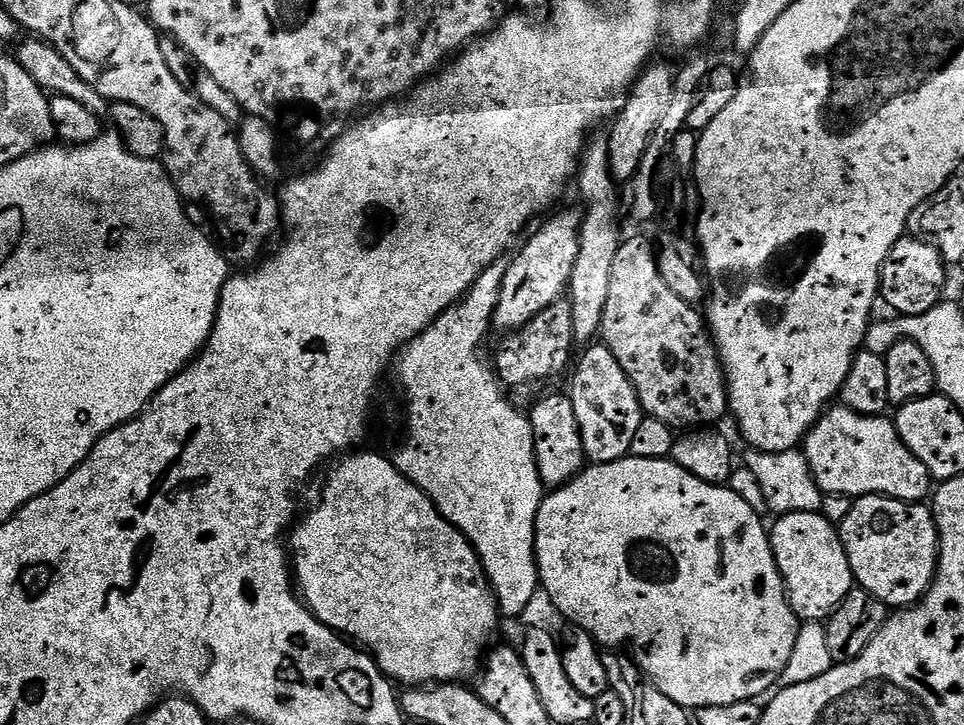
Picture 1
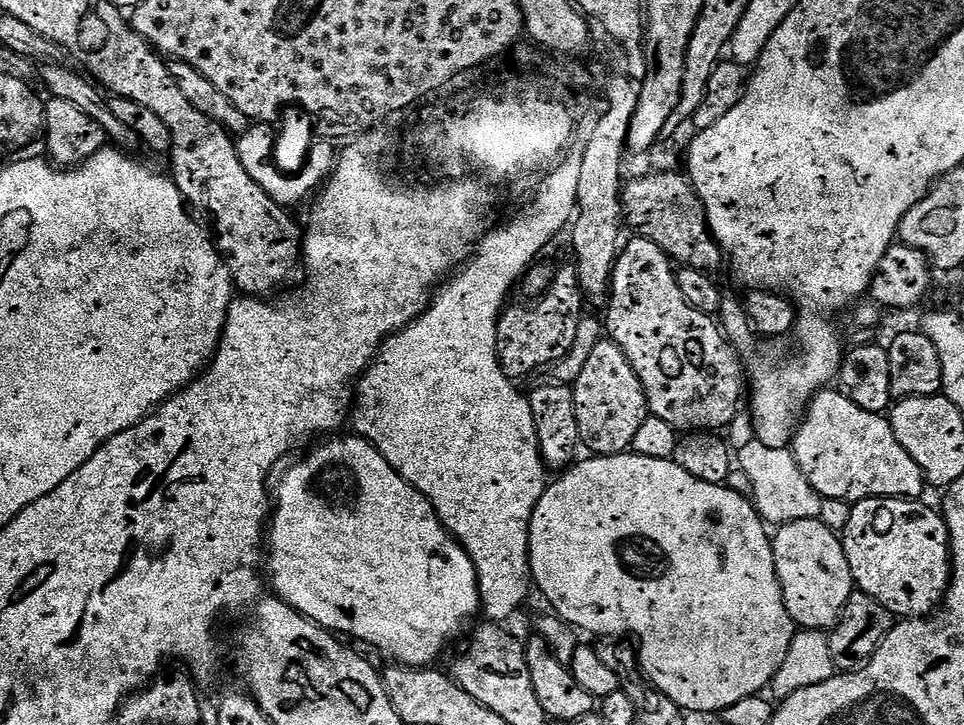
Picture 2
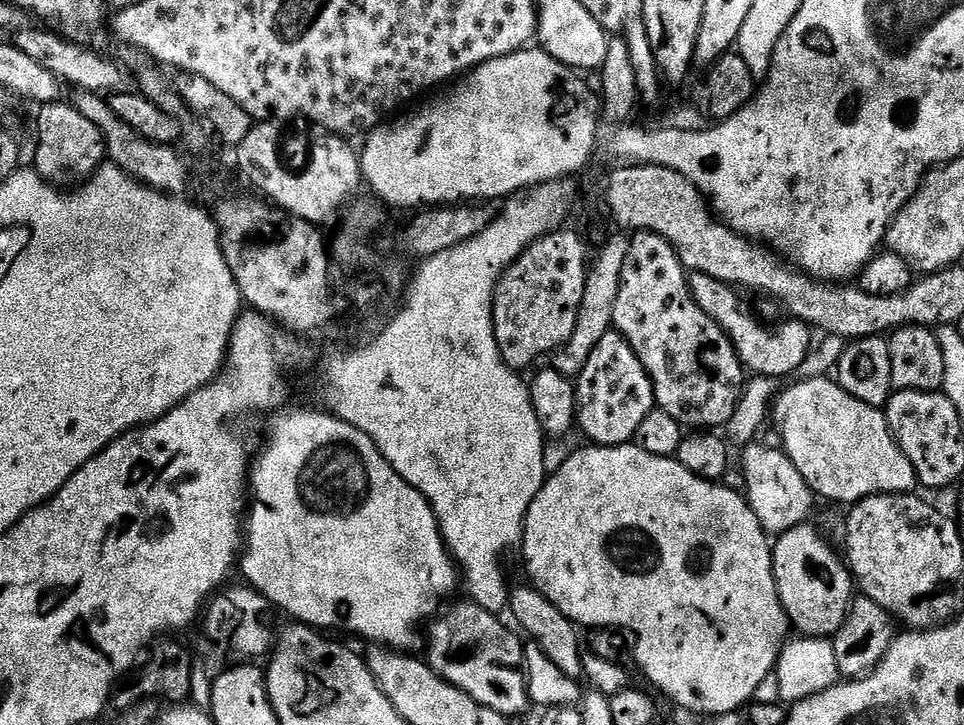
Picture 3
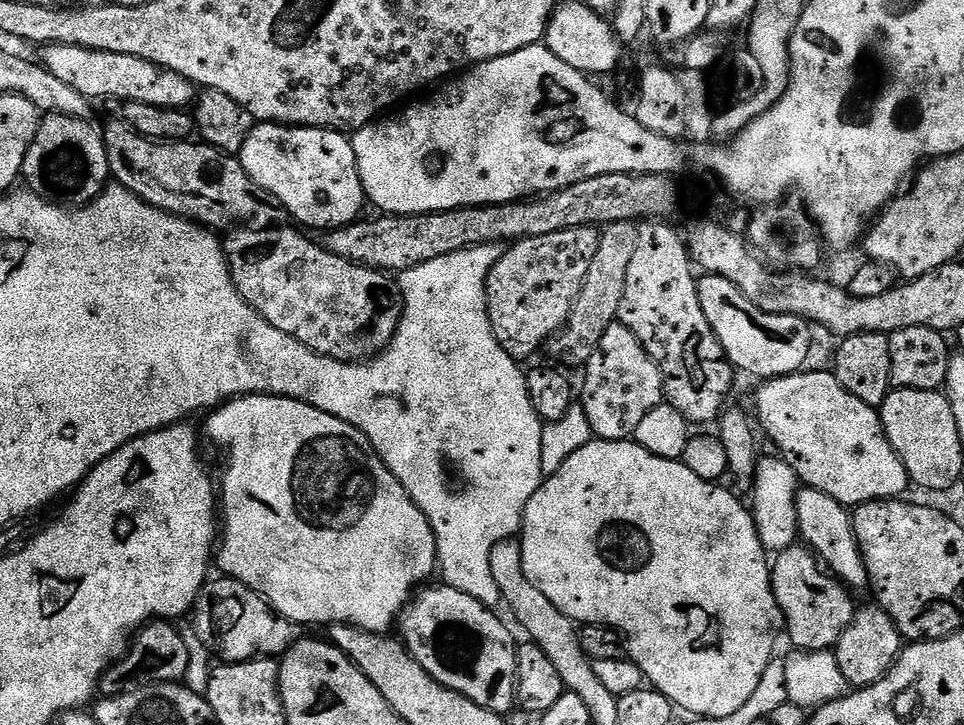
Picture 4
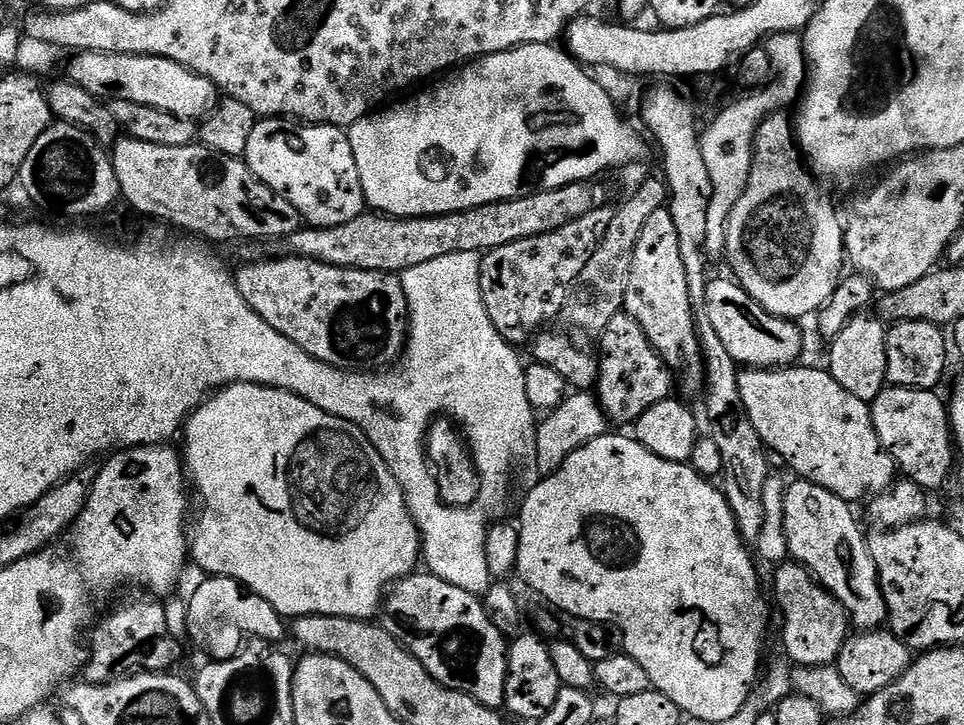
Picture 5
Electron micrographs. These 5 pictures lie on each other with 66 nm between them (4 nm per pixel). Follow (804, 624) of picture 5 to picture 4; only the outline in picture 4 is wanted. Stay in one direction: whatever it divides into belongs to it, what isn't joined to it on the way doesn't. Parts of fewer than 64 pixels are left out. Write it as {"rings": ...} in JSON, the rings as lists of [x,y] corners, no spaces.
{"rings":[[[793,546],[775,557],[772,569],[772,589],[780,607],[780,615],[786,621],[786,632],[792,639],[792,648],[802,652],[826,652],[835,649],[838,638],[850,626],[856,615],[857,605],[852,605],[853,593],[840,582],[807,546]]]}

